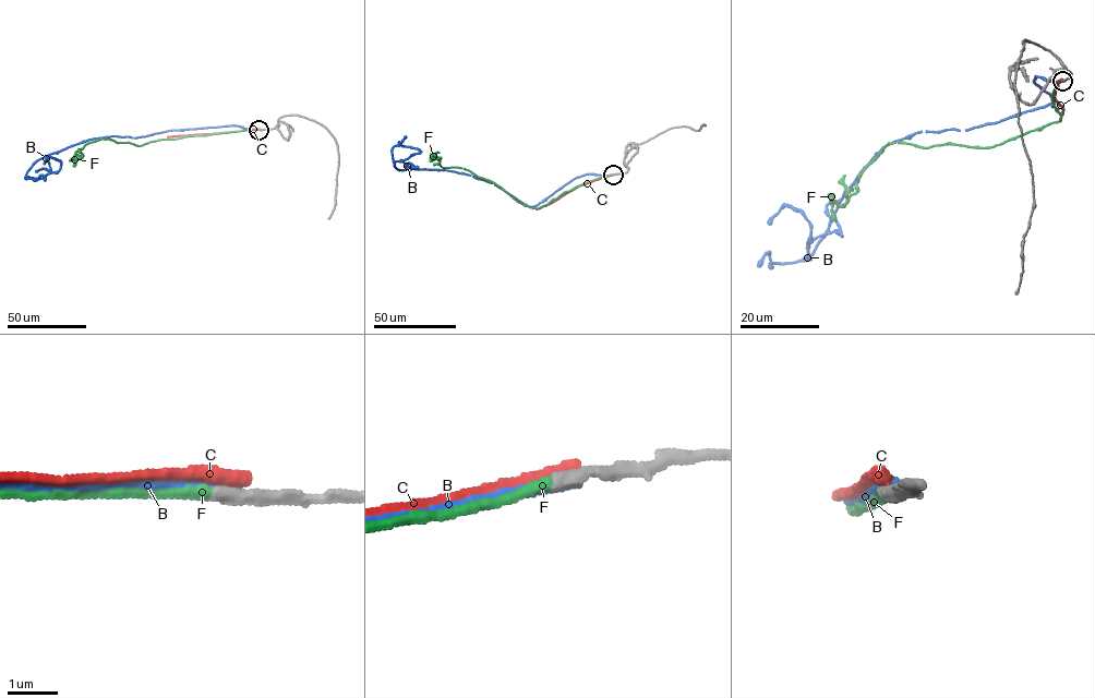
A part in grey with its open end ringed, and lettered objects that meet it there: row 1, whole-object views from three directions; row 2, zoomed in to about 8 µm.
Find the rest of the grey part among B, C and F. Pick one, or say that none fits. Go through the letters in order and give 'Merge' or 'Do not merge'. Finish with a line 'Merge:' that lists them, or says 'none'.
B: Do not merge
C: Do not merge
F: Merge
Merge: F

